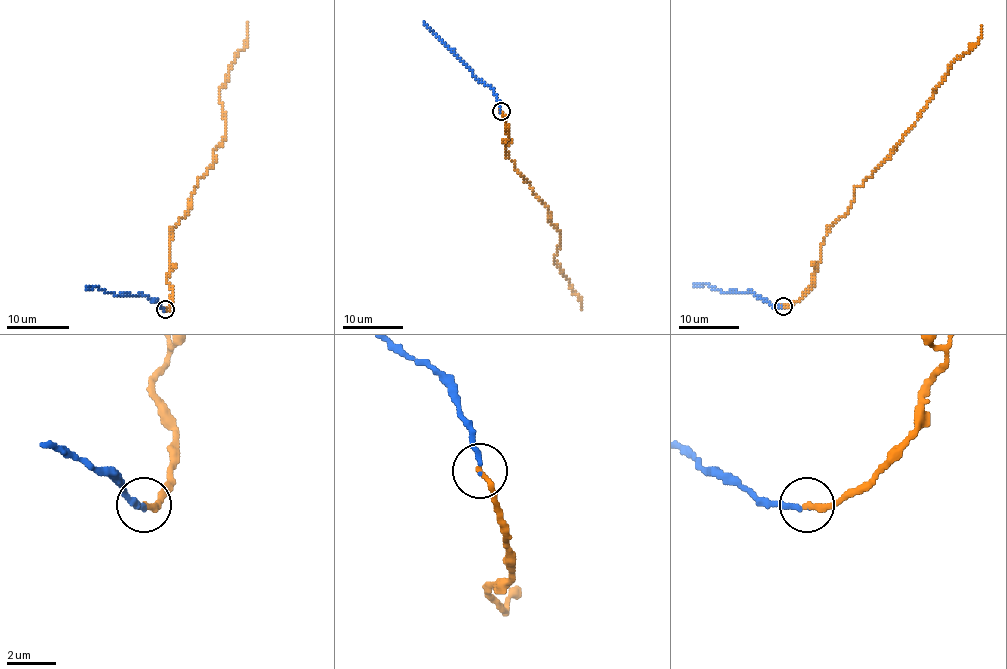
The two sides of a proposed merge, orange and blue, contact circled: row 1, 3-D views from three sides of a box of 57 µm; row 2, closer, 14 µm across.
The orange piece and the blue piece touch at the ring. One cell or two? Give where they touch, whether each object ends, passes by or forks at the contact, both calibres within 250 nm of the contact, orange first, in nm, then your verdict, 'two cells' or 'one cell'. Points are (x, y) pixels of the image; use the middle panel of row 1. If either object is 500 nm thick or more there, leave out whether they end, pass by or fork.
at (501, 111); orange ends there; blue ends there; 300 nm thick on the orange side, 190 nm on the other; one cell

